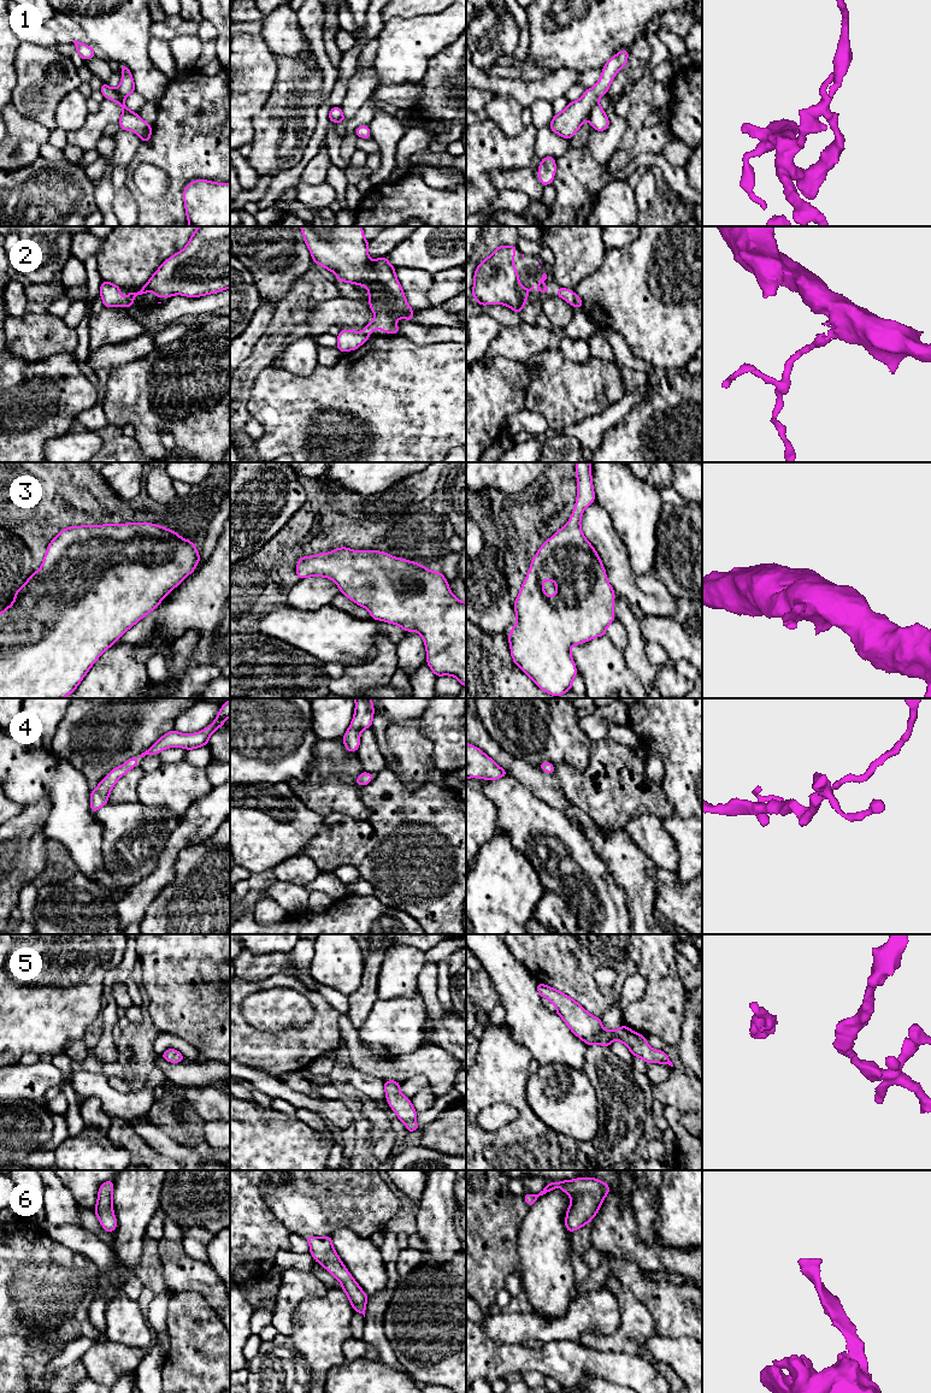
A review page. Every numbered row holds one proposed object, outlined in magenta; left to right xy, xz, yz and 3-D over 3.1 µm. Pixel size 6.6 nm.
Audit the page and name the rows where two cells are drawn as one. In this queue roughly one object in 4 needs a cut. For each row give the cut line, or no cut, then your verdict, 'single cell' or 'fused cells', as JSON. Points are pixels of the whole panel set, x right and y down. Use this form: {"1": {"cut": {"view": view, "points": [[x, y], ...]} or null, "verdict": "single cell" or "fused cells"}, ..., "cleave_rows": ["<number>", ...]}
{"1": {"cut": null, "verdict": "single cell"}, "2": {"cut": null, "verdict": "single cell"}, "3": {"cut": null, "verdict": "single cell"}, "4": {"cut": null, "verdict": "single cell"}, "5": {"cut": null, "verdict": "single cell"}, "6": {"cut": null, "verdict": "single cell"}, "cleave_rows": []}

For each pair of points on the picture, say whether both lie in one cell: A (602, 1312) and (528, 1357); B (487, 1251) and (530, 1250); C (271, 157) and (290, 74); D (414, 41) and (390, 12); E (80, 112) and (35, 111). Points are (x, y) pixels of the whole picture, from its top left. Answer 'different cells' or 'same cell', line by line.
A: different cells
B: different cells
C: same cell
D: different cells
E: different cells

